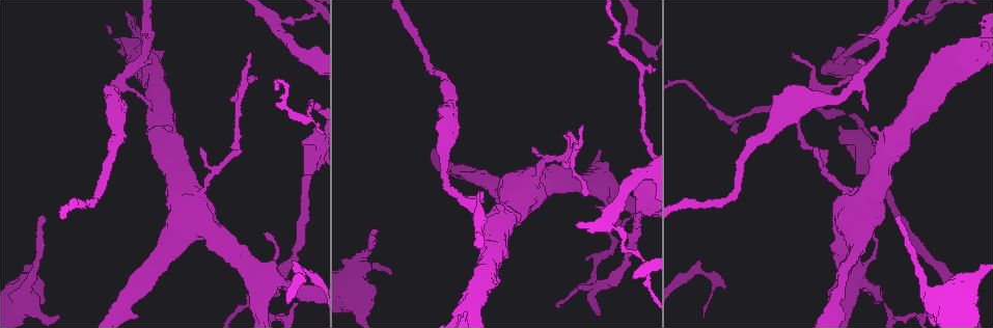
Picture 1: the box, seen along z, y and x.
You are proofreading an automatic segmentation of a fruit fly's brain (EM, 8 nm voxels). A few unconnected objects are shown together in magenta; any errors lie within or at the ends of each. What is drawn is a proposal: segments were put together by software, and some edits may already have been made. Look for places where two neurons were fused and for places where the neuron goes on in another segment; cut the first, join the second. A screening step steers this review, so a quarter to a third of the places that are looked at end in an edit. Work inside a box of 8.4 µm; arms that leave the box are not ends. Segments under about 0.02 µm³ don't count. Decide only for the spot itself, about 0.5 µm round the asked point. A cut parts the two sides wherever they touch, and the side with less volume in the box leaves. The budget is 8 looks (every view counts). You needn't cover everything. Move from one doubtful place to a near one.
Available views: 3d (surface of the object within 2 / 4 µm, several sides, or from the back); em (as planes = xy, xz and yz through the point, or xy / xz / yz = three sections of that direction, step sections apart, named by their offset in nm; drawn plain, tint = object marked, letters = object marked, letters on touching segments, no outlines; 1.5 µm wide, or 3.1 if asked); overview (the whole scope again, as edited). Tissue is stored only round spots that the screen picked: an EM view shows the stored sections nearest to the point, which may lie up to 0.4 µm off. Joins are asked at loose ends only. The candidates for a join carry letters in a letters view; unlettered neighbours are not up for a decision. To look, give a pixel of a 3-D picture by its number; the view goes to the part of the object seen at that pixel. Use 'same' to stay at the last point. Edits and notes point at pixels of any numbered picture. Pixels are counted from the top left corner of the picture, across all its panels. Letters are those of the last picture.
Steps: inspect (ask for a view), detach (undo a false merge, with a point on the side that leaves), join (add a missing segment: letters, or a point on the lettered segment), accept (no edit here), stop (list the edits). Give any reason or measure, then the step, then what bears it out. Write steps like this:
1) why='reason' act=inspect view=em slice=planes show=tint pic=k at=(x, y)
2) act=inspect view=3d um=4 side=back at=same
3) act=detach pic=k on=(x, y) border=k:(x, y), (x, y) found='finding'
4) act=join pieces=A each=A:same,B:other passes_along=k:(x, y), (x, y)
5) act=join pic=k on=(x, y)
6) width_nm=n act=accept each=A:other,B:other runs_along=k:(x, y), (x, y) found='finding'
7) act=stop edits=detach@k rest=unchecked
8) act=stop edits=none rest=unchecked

why='free end' act=inspect view=em slice=planes show=tint pic=1 at=(585, 194)

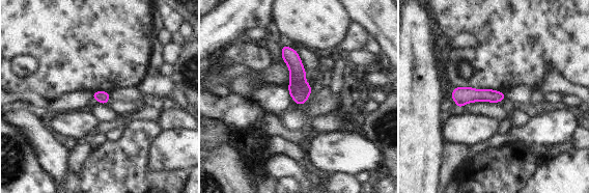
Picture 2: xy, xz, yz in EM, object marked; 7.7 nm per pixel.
why='what lies round it' act=inspect view=em slice=planes show=letters at=same

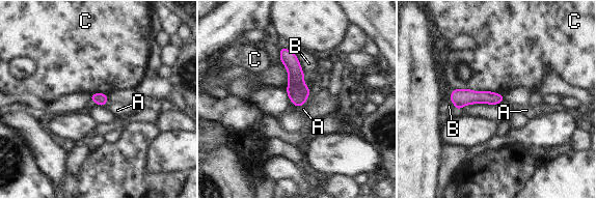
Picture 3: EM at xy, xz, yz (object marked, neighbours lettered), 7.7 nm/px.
width_nm=100 act=accept each=A:other,B:other,C:other border=3:(453, 88), (491, 90), (503, 95) found='no lettered segment goes on from it'

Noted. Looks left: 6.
why='calibre changes' act=inspect view=3d um=2 pic=1 at=(310, 165)

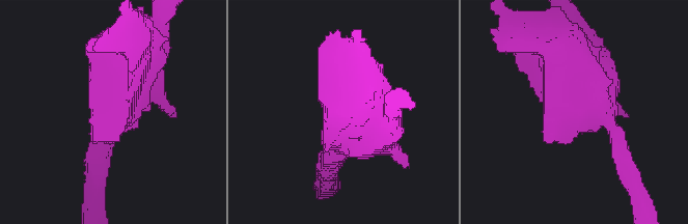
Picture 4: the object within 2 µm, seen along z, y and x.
arm_widths_nm=190,360 why='shape alone is not enough' act=inspect view=em slice=planes show=plain pic=4 at=(343, 132)

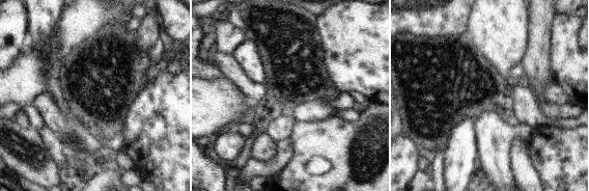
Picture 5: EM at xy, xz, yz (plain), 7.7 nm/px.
why='see the neighbours' act=inspect view=em slice=planes show=letters at=same

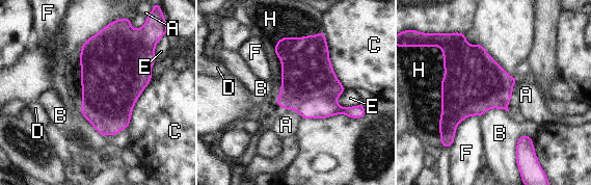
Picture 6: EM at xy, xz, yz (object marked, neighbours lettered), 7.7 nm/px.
width_nm=440 act=accept each=A:other,B:other,C:other,D:other,E:other,F:other,H:other border=6:(279, 106), (294, 109), (301, 117) found='continuous, no second neuron'

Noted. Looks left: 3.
why='tapers out' act=inspect view=em slice=yz step=4 show=letters pic=1 at=(41, 218)

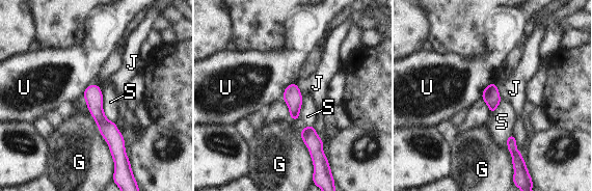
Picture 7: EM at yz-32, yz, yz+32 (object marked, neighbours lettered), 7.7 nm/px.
act=inspect view=em slice=planes show=letters at=same

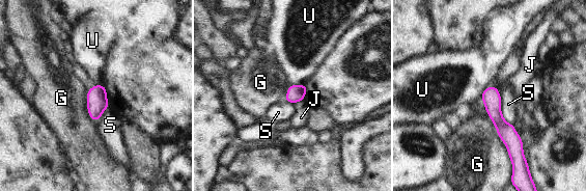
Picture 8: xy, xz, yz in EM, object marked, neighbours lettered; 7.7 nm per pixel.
act=accept each=G:other,J:other,S:other,U:other border=8:(486, 112), (512, 164) found='none of them fits'

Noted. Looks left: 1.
act=stop edits=none rest=unchecked

